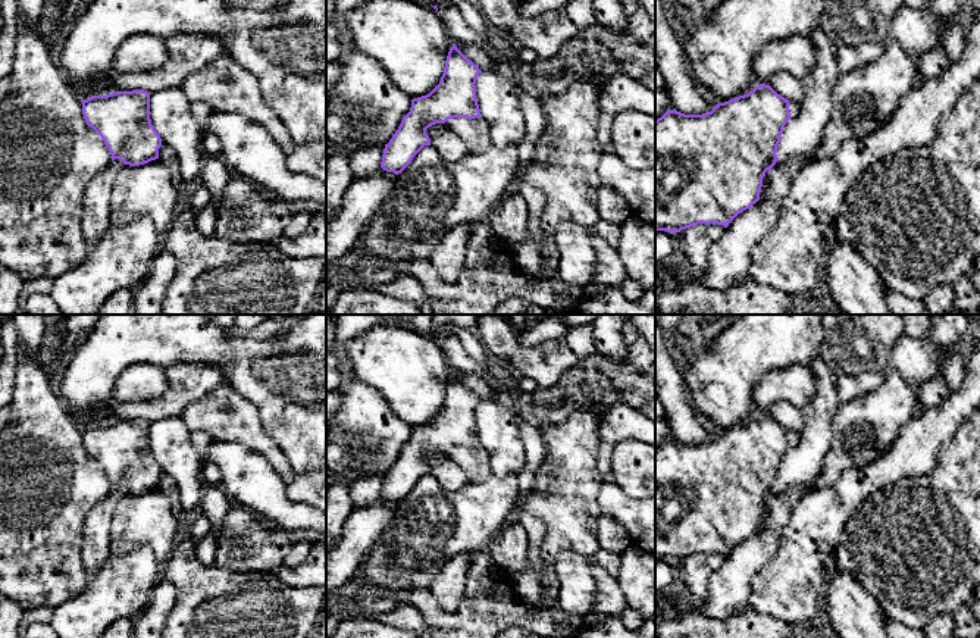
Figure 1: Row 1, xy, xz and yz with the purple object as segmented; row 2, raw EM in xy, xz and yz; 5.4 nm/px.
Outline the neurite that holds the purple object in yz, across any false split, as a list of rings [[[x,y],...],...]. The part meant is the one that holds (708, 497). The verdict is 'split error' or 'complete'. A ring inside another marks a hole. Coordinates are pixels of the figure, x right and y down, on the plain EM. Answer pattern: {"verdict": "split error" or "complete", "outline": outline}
{"verdict": "split error", "outline": [[[760,413],[748,423],[718,432],[711,441],[685,444],[667,440],[655,450],[655,560],[680,562],[698,553],[724,557],[743,540],[760,529],[763,507],[779,490],[776,481],[790,447],[796,447],[801,432],[789,431],[770,415]]]}

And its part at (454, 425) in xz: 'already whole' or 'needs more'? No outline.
needs more

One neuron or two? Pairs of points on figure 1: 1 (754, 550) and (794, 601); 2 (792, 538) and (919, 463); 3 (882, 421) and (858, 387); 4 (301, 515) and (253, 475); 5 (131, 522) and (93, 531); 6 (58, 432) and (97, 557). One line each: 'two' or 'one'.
1: two
2: one
3: two
4: one
5: two
6: two

